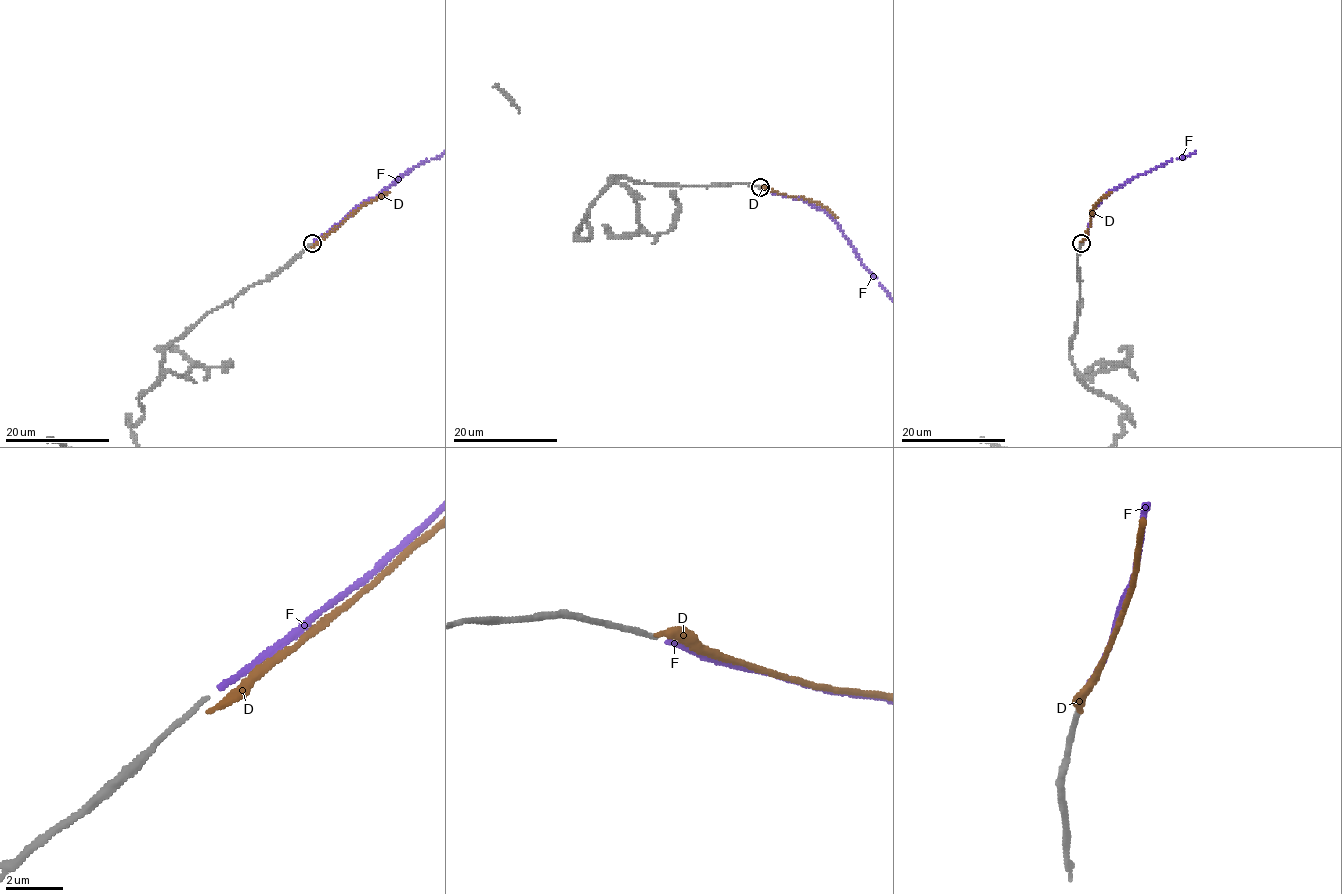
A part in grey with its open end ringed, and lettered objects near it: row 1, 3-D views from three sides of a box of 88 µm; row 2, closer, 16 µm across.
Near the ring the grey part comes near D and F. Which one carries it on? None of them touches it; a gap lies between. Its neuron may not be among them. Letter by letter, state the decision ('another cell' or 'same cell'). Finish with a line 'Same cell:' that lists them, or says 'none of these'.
D: another cell
F: same cell
Same cell: F

